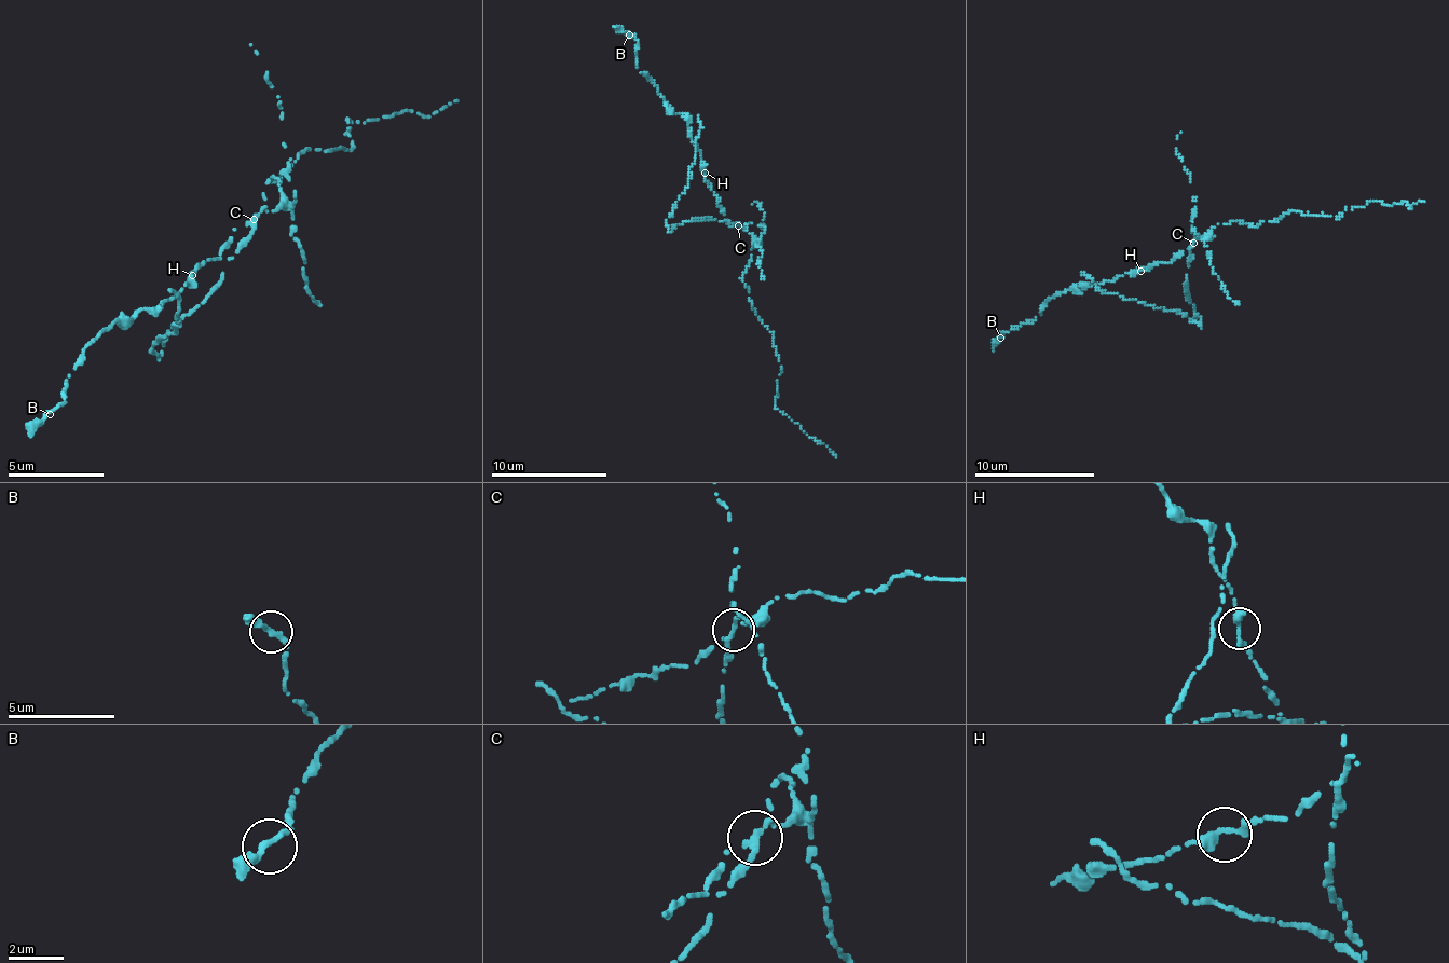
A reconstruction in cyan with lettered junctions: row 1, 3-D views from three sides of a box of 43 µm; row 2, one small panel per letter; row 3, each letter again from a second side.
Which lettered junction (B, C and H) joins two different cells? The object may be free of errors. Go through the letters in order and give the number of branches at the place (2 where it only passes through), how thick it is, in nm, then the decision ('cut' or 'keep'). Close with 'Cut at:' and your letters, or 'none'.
B: 2 branches meet; 240 nm thick; keep
C: 2 branches meet; 260 nm thick; cut
H: 2 branches meet; 260 nm thick; keep
Cut at: C

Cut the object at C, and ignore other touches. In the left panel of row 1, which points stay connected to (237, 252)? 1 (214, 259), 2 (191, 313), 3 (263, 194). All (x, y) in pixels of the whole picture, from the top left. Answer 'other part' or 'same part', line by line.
1: other part
2: same part
3: same part

